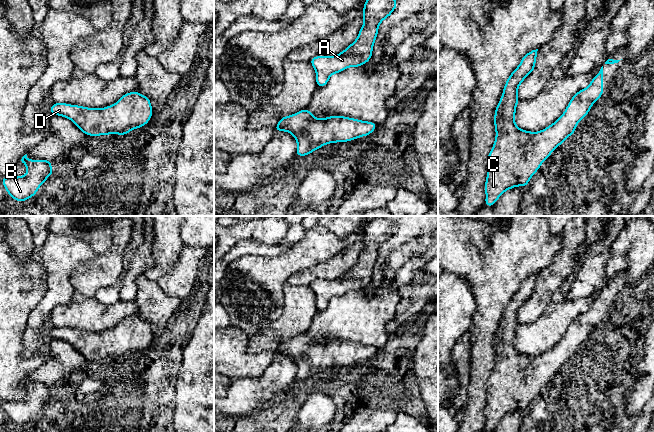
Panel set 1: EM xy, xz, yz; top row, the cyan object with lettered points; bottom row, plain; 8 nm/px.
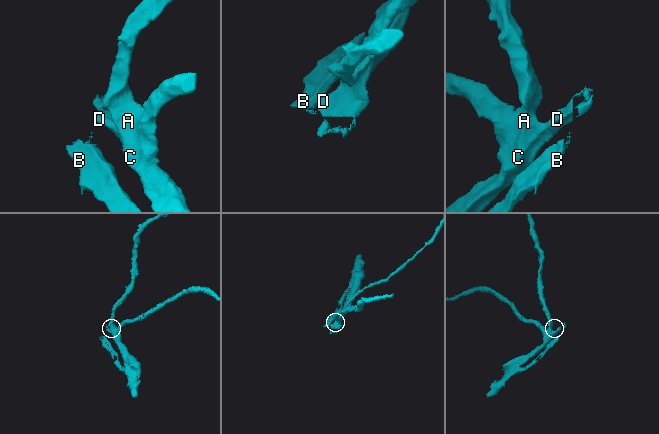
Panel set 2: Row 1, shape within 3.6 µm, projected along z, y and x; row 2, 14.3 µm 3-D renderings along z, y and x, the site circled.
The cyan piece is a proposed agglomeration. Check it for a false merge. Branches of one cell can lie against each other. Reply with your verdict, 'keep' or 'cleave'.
keep

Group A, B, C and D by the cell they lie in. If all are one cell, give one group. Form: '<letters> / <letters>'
A B C D

